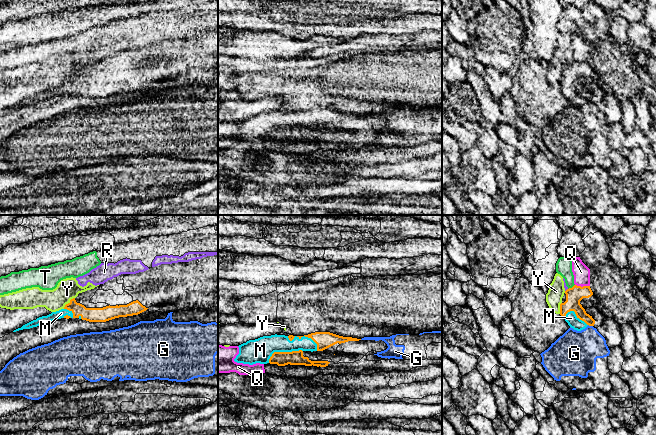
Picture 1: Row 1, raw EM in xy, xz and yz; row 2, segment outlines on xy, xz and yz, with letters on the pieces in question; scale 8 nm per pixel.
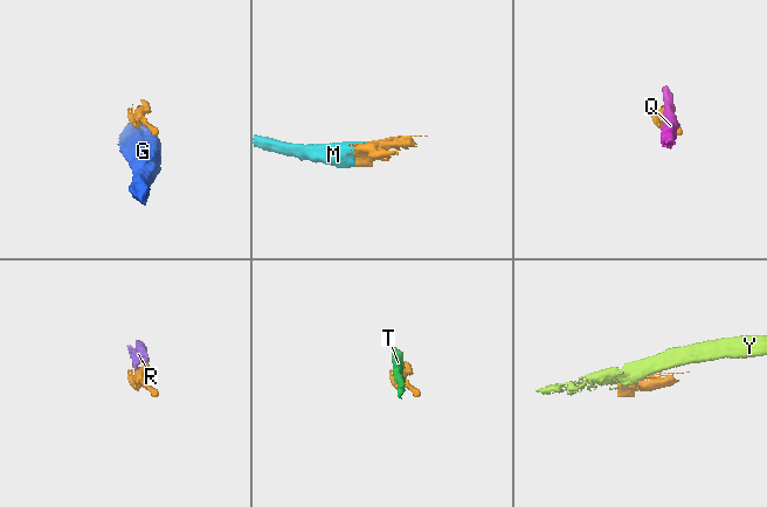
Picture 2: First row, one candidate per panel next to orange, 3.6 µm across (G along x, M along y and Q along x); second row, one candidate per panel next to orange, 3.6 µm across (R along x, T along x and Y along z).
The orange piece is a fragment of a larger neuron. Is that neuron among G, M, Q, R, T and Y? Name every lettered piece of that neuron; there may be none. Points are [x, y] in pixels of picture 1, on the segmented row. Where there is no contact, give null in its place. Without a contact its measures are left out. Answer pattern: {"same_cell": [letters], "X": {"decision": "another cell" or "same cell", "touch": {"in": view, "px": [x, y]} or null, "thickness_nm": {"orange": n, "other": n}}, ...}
{"same_cell": ["M"], "G": {"decision": "another cell", "touch": {"in": "yz", "px": [590, 325]}, "thickness_nm": {"orange": 120, "other": 360}}, "M": {"decision": "same cell", "touch": {"in": "xz", "px": [304, 335]}, "thickness_nm": {"orange": 140, "other": 140}}, "Q": {"decision": "another cell", "touch": {"in": "yz", "px": [583, 286]}, "thickness_nm": {"orange": 140, "other": 140}}, "R": {"decision": "another cell", "touch": {"in": "yz", "px": [566, 290]}, "thickness_nm": {"orange": 140, "other": 20}}, "T": {"decision": "another cell", "touch": {"in": "yz", "px": [572, 287]}, "thickness_nm": {"orange": 140, "other": 130}}, "Y": {"decision": "another cell", "touch": {"in": "xy", "px": [68, 303]}, "thickness_nm": {"orange": 110, "other": 180}}}

